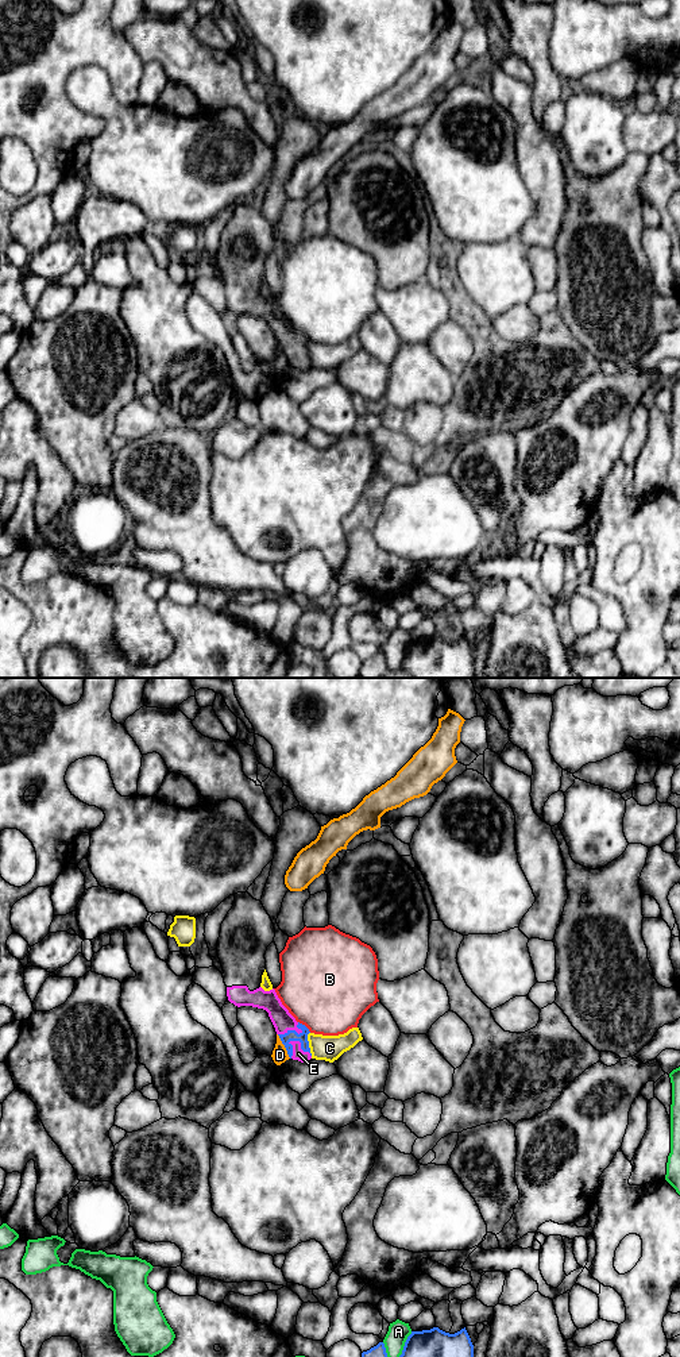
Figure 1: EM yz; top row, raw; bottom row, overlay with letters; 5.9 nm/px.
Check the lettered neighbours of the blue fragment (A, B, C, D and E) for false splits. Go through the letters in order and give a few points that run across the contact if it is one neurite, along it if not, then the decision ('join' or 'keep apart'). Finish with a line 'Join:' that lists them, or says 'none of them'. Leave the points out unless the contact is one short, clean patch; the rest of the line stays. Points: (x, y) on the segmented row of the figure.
A: keep apart
B: keep apart
C: keep apart
D: keep apart
E: join
Join: E

